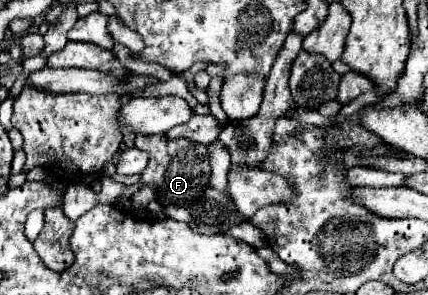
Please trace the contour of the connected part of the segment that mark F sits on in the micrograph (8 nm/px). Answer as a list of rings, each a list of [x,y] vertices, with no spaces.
[[[141,134],[135,138],[135,146],[149,154],[149,164],[141,172],[141,182],[145,186],[153,186],[157,190],[155,192],[155,200],[161,206],[183,206],[183,208],[189,208],[211,186],[209,184],[211,162],[209,162],[207,146],[189,142],[185,138],[167,140],[163,136],[141,136]]]

